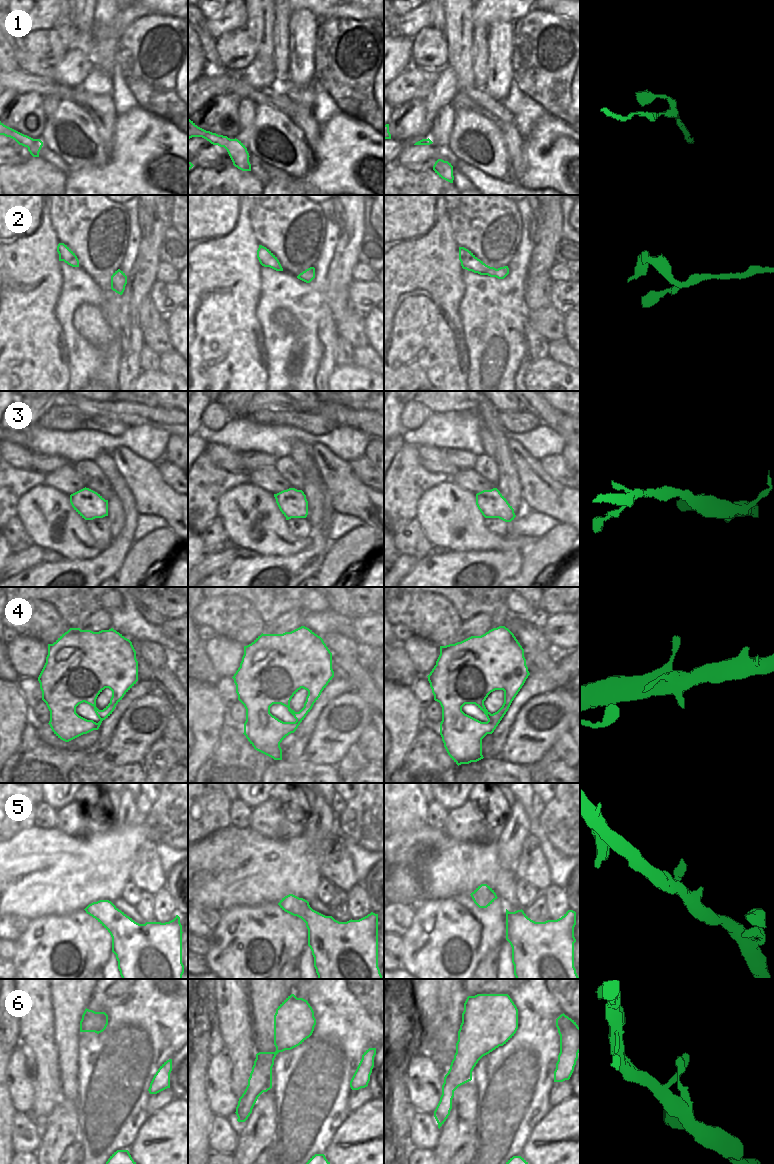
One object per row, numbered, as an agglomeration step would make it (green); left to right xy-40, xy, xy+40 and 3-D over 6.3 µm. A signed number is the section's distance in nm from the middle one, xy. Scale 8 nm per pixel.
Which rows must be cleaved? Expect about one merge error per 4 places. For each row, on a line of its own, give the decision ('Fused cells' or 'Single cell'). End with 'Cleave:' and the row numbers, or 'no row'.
1: Single cell
2: Single cell
3: Single cell
4: Single cell
5: Single cell
6: Single cell
Cleave: no row

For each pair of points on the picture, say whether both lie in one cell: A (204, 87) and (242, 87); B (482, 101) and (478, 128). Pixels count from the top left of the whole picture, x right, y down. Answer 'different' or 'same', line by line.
A: different
B: different

